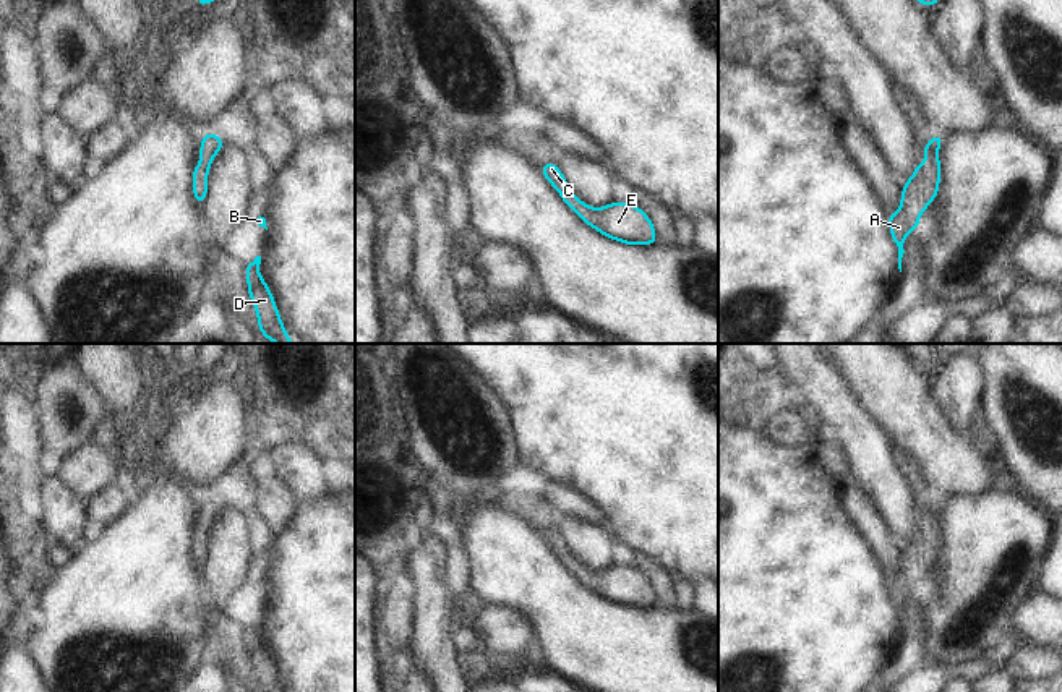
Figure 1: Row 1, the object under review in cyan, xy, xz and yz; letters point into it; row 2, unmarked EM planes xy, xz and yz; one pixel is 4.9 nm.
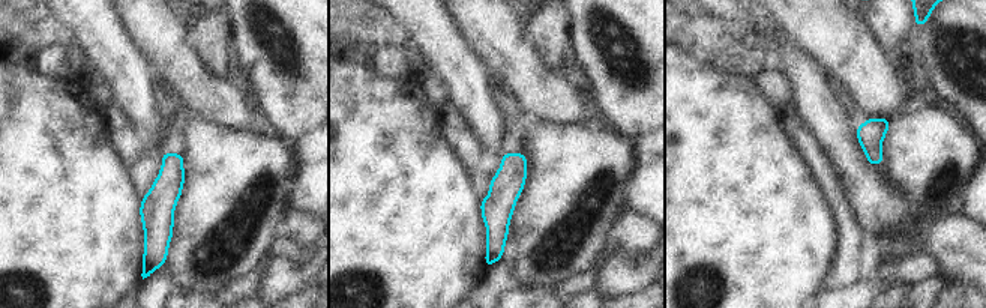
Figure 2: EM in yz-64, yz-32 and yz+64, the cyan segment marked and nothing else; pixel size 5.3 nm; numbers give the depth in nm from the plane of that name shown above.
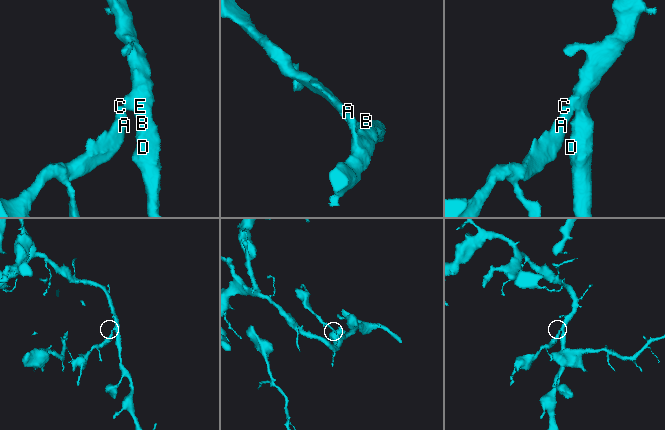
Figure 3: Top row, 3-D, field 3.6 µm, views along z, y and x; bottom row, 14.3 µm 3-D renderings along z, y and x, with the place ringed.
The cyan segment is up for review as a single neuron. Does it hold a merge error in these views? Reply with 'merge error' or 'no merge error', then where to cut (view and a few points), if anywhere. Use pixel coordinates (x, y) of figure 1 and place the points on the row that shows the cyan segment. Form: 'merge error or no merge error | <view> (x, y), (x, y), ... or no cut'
no merge error | no cut

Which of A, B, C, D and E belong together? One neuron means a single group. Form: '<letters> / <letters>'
A B C D E

